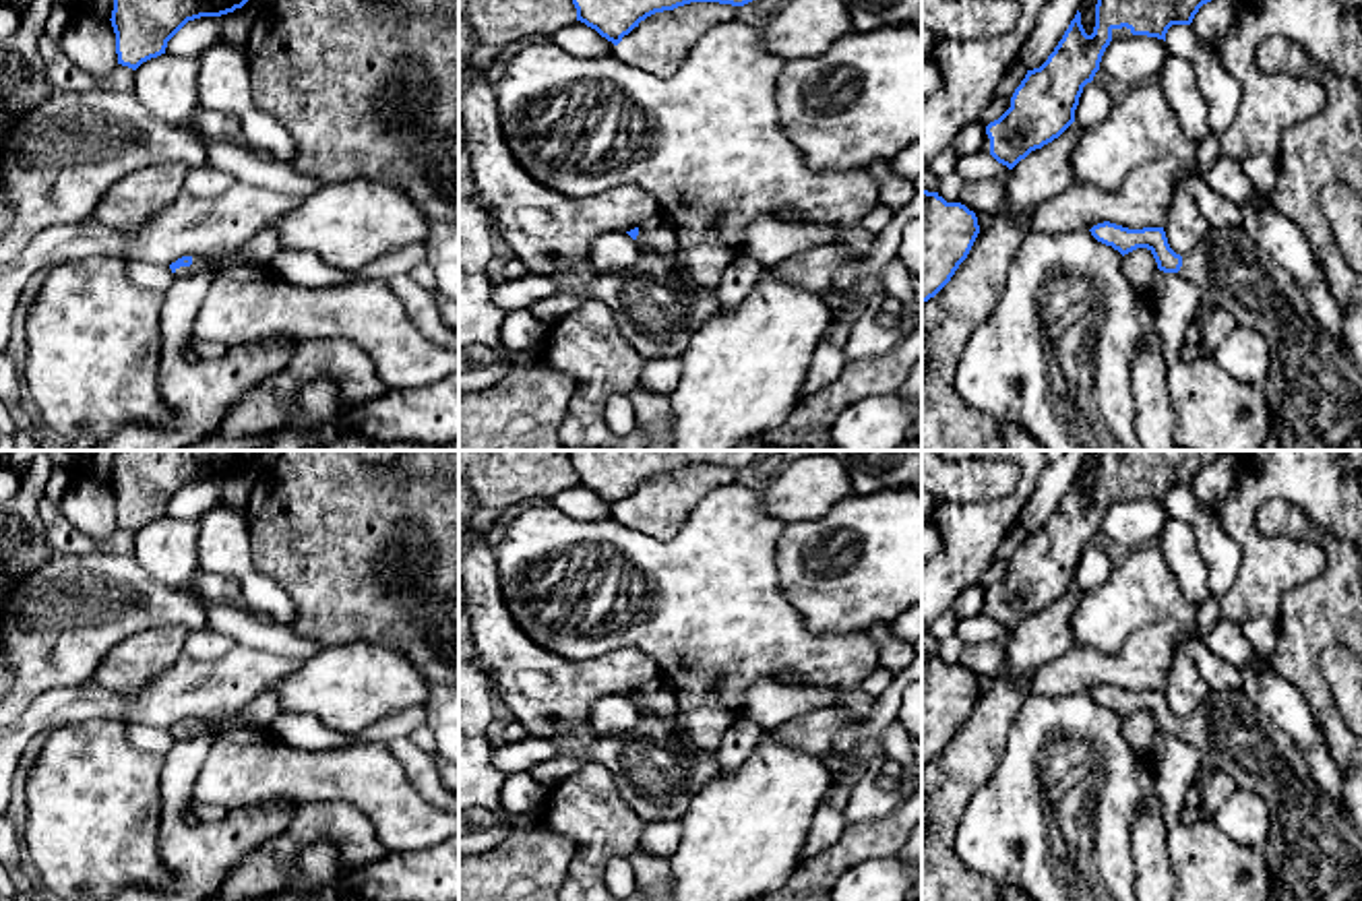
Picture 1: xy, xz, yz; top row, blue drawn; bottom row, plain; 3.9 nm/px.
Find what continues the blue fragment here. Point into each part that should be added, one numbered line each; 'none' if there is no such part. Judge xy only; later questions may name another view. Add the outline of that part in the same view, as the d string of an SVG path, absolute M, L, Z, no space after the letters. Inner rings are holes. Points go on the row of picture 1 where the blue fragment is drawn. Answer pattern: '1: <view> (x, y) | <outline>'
1: xy (197, 265) | M192 256L192 265L190 265L190 267L180 267L180 269L176 269L174 275L176 275L176 277L178 277L178 275L192 275L192 273L198 273L198 271L203 271L203 269L213 269L213 271L217 271L219 267L213 267L213 265L207 262L207 260Z

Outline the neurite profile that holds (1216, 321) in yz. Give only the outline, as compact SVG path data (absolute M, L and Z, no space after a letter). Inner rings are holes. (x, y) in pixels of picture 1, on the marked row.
M1213 302L1209 306L1199 306L1197 316L1193 318L1201 324L1201 343L1215 353L1215 349L1234 333L1238 322L1234 320L1232 312Z

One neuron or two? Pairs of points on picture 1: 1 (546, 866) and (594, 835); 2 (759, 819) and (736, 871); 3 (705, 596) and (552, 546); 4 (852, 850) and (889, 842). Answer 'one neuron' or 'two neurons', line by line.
1: two neurons
2: one neuron
3: one neuron
4: one neuron

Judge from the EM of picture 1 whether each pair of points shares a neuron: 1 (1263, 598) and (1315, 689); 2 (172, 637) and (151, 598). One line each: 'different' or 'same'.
1: different
2: different

